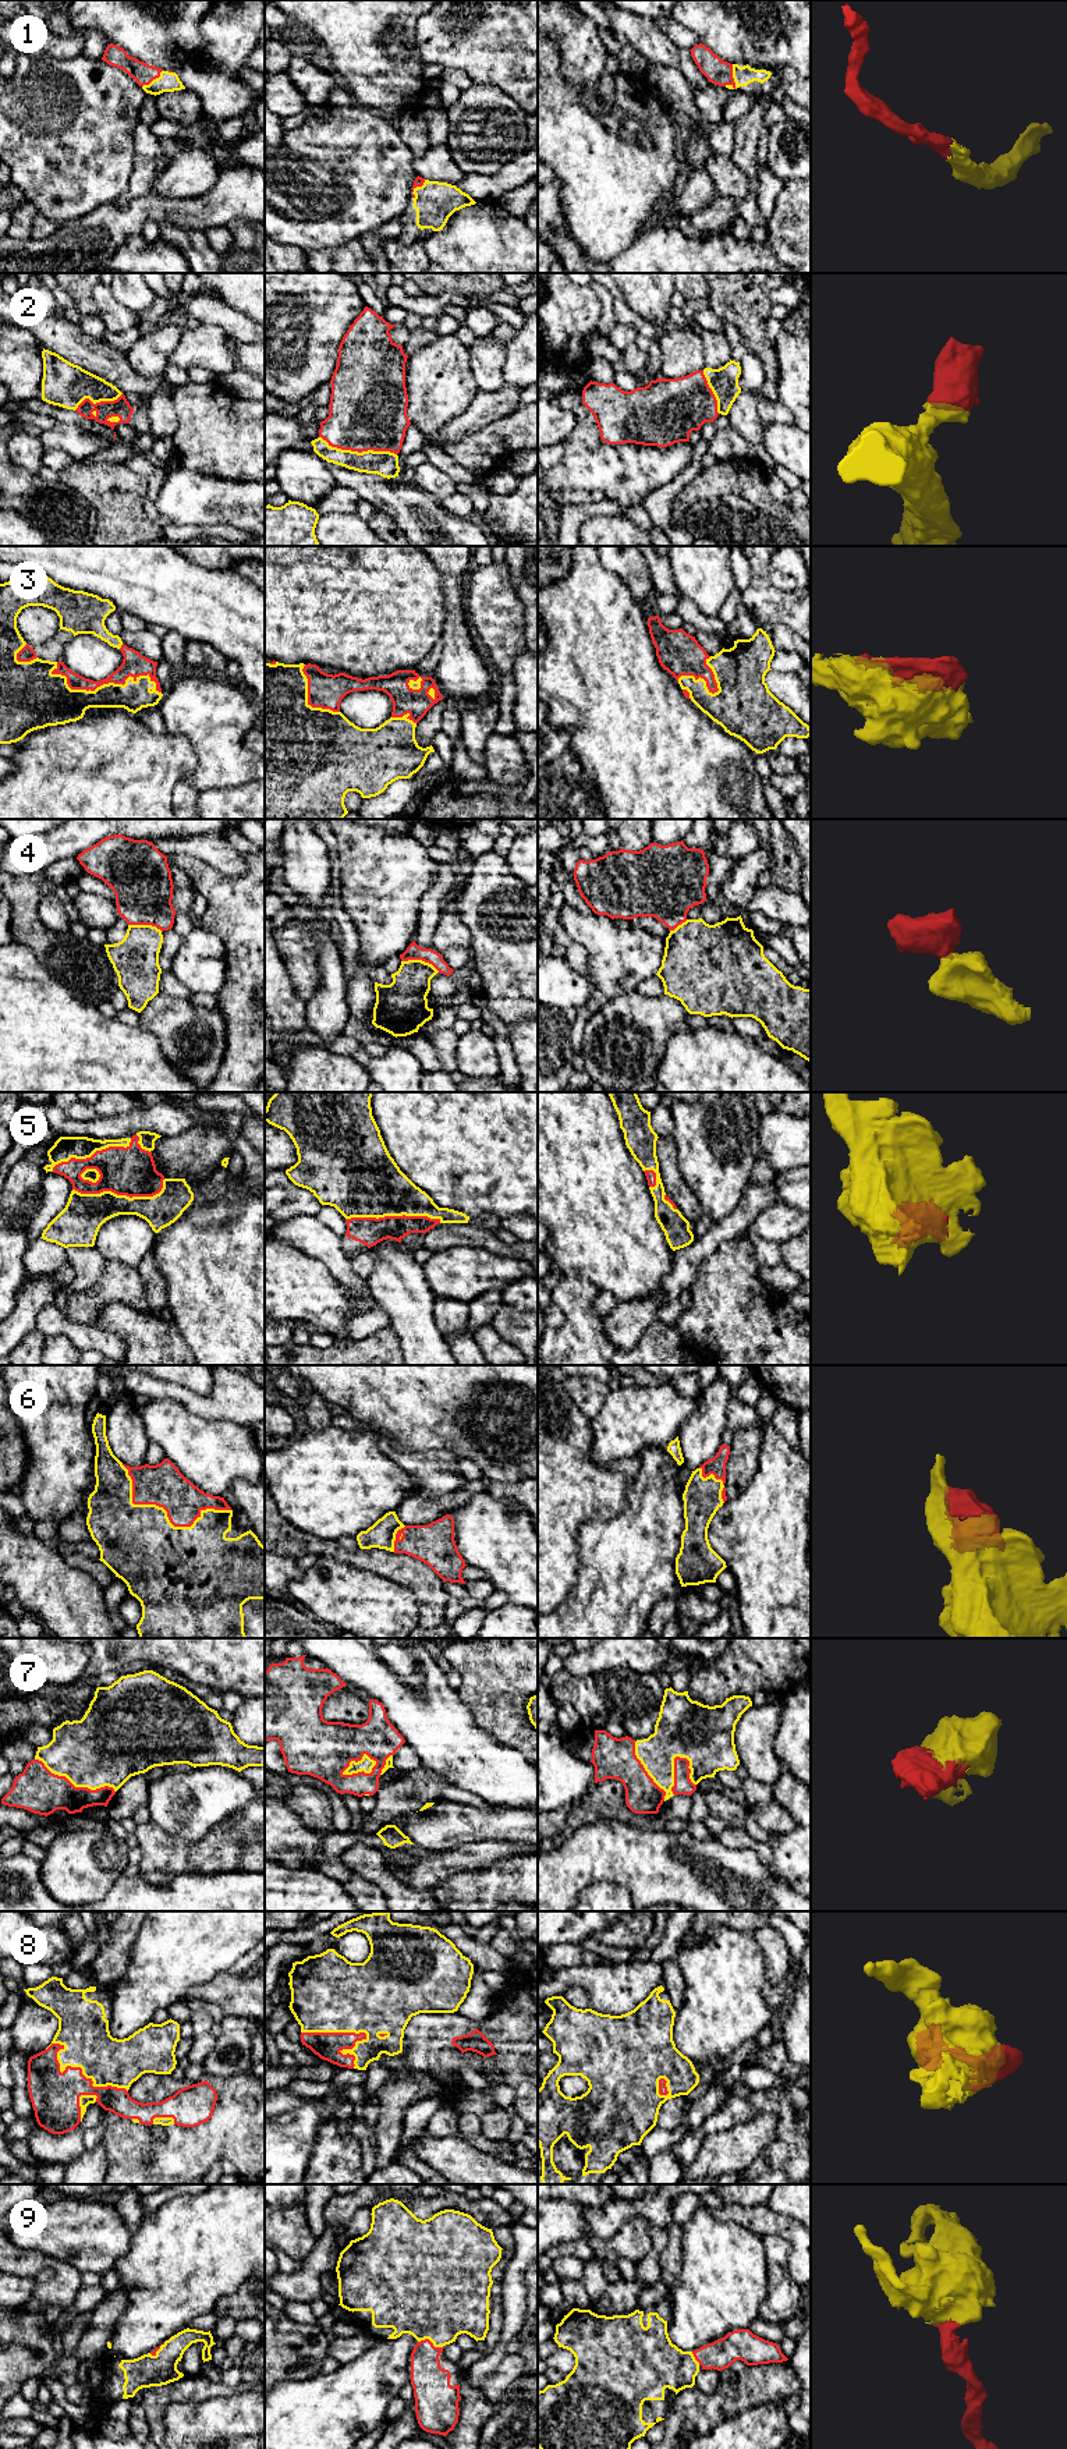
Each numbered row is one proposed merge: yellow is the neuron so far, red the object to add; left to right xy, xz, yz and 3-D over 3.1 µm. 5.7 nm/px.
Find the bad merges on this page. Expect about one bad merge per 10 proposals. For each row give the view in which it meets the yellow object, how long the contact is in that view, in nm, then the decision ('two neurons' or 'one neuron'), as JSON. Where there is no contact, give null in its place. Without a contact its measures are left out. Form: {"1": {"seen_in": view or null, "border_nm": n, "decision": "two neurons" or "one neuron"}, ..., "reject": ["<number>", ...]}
{"1": {"seen_in": "yz", "border_nm": 150, "decision": "one neuron"}, "2": {"seen_in": "xz", "border_nm": 460, "decision": "one neuron"}, "3": {"seen_in": "xy", "border_nm": 650, "decision": "one neuron"}, "4": {"seen_in": "xz", "border_nm": 240, "decision": "two neurons"}, "5": {"seen_in": "xy", "border_nm": 550, "decision": "one neuron"}, "6": {"seen_in": "xy", "border_nm": 700, "decision": "one neuron"}, "7": {"seen_in": "xy", "border_nm": 500, "decision": "one neuron"}, "8": {"seen_in": "xz", "border_nm": 380, "decision": "one neuron"}, "9": {"seen_in": "xz", "border_nm": 160, "decision": "one neuron"}, "reject": ["4"]}

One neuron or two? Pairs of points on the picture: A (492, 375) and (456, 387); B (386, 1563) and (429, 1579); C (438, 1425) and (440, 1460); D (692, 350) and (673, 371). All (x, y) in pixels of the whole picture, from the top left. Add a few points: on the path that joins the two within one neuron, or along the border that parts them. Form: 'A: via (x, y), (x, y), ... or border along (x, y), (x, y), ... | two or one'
A: border along (470, 350), (470, 369), (479, 389) | two
B: via (397, 1567), (418, 1576) | one
C: border along (406, 1449), (449, 1450), (458, 1460) | two
D: via (687, 355), (677, 365) | one

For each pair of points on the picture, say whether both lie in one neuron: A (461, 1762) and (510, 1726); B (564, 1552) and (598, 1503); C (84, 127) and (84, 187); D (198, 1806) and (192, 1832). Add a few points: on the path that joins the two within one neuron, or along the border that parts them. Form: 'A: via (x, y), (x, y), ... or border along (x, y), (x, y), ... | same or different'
A: border along (471, 1714), (484, 1729), (521, 1754) | different
B: via (564, 1538), (564, 1530), (584, 1510) | same
C: via (82, 142), (82, 172) | same
D: via (192, 1813), (192, 1825) | same

